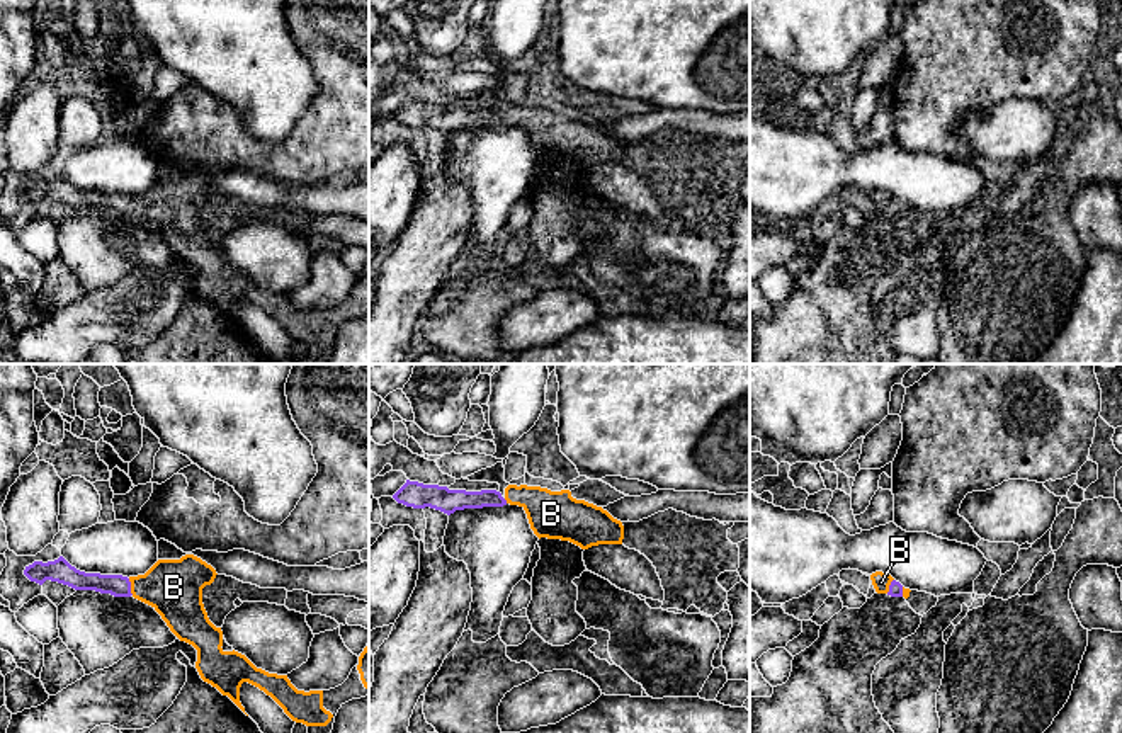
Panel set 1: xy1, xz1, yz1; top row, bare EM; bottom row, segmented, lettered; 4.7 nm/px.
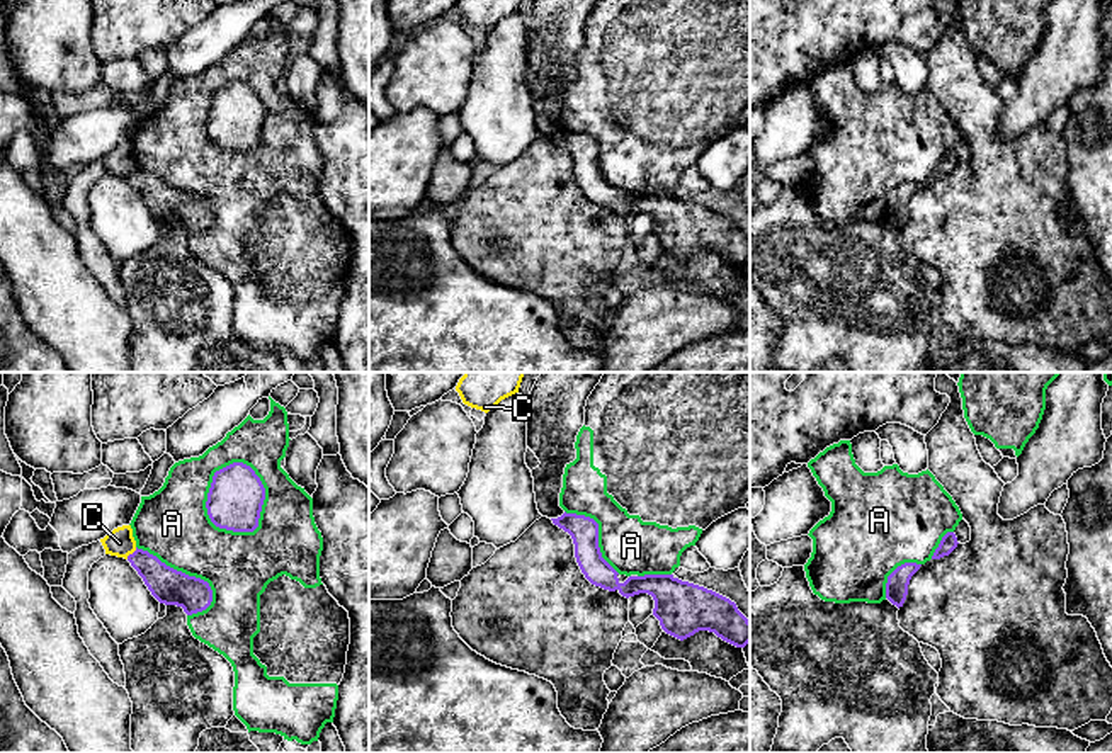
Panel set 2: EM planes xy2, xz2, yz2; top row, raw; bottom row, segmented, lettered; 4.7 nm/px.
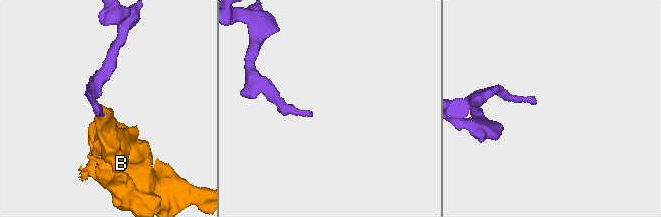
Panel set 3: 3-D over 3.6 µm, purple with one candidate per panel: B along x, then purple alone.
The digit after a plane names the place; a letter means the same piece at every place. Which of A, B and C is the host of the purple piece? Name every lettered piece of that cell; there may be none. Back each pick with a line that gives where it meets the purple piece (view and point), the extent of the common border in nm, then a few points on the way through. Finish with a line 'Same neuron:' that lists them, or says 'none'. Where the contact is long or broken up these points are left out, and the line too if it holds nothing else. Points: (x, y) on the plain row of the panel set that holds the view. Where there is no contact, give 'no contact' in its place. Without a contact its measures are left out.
B: contact xy1 (130, 206); length 80 nm; way xy1 (118, 204), (130, 206), (174, 206)
Same neuron: B

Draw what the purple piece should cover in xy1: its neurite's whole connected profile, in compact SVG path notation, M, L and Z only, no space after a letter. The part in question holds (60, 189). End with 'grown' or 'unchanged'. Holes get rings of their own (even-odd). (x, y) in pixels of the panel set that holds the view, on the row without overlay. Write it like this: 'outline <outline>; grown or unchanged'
outline M194 173L180 179L158 179L144 194L85 192L63 175L54 180L34 180L24 194L39 204L46 199L75 209L95 209L114 216L134 216L151 224L170 250L197 269L196 287L201 298L228 315L243 332L240 306L248 301L270 315L296 342L308 345L308 355L294 364L326 364L338 328L369 315L369 262L352 287L348 298L330 310L298 310L287 294L257 287L245 274L224 270L223 250L216 247L204 228L202 207L216 197L216 189Z; grown

